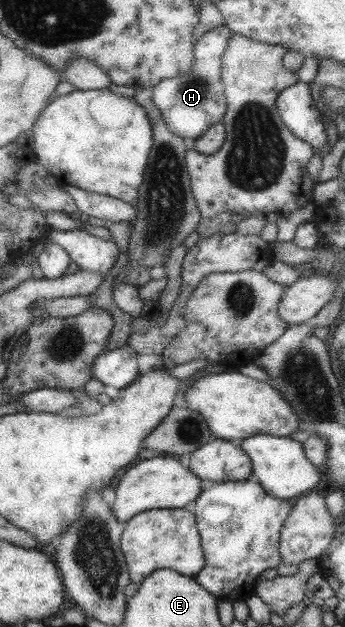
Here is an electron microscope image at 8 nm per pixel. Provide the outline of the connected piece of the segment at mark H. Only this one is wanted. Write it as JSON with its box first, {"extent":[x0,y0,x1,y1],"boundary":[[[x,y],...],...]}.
{"extent":[152,24,231,138],"boundary":[[[220,24],[192,41],[193,64],[180,76],[160,81],[152,90],[152,100],[167,128],[181,138],[199,138],[212,124],[222,120],[226,100],[221,83],[221,57],[231,33]]]}

